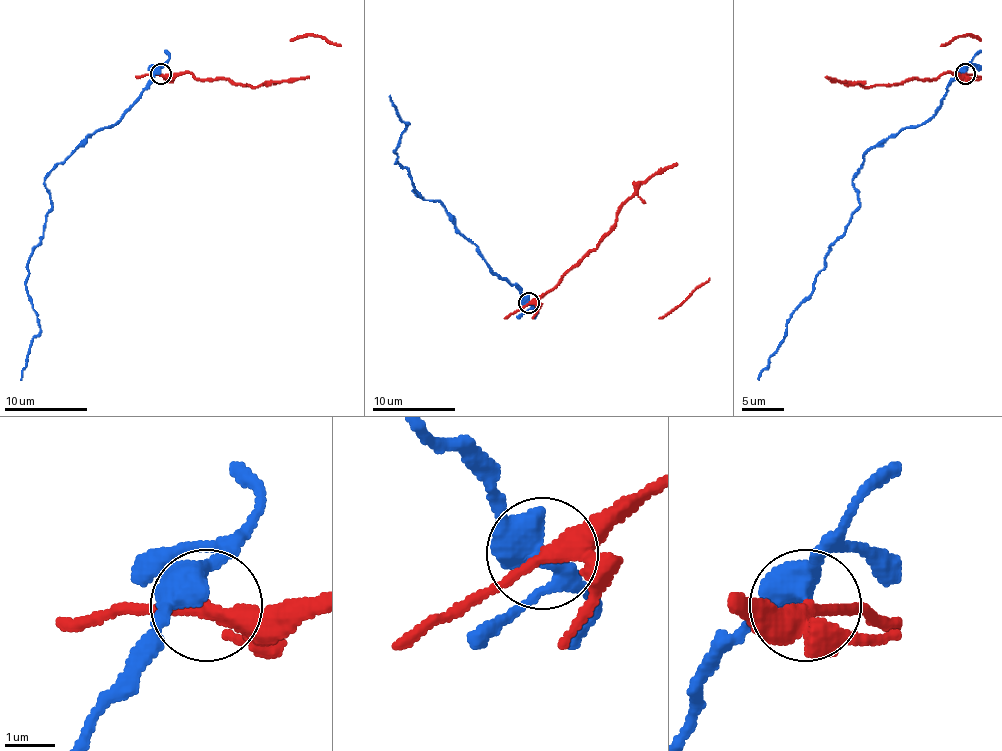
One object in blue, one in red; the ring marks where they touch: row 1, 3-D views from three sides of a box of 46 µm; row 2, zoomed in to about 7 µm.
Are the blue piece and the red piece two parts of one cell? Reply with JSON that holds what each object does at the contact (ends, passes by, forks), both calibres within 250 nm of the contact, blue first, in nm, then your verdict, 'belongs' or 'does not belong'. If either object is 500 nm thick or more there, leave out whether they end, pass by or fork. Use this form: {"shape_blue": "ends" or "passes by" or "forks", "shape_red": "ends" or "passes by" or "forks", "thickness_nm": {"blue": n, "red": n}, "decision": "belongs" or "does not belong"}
{"shape_blue": "passes by", "shape_red": "passes by", "thickness_nm": {"blue": 480, "red": 320}, "decision": "does not belong"}

